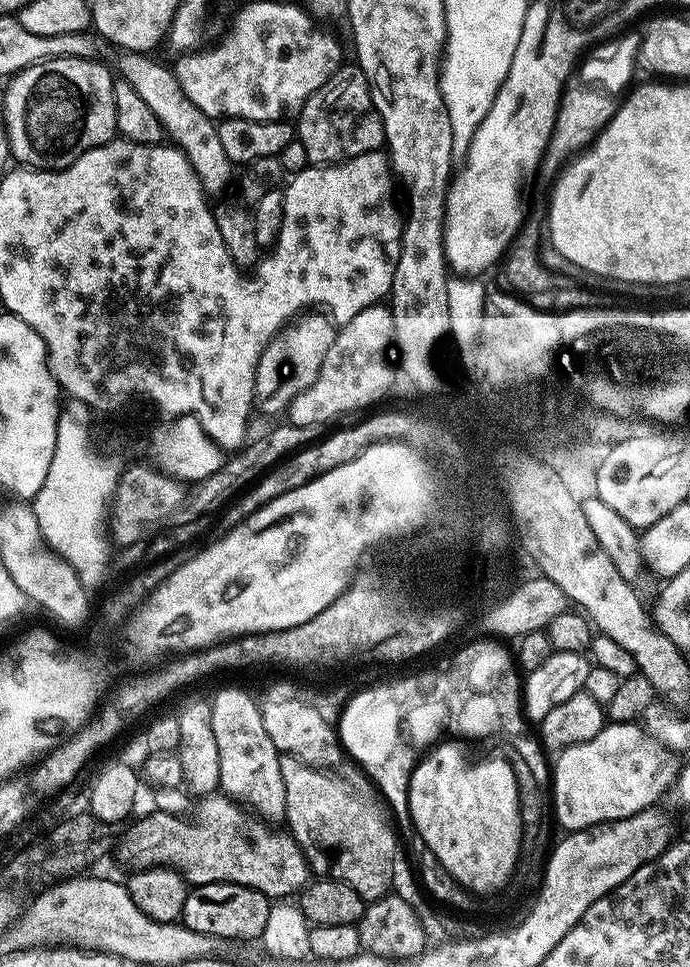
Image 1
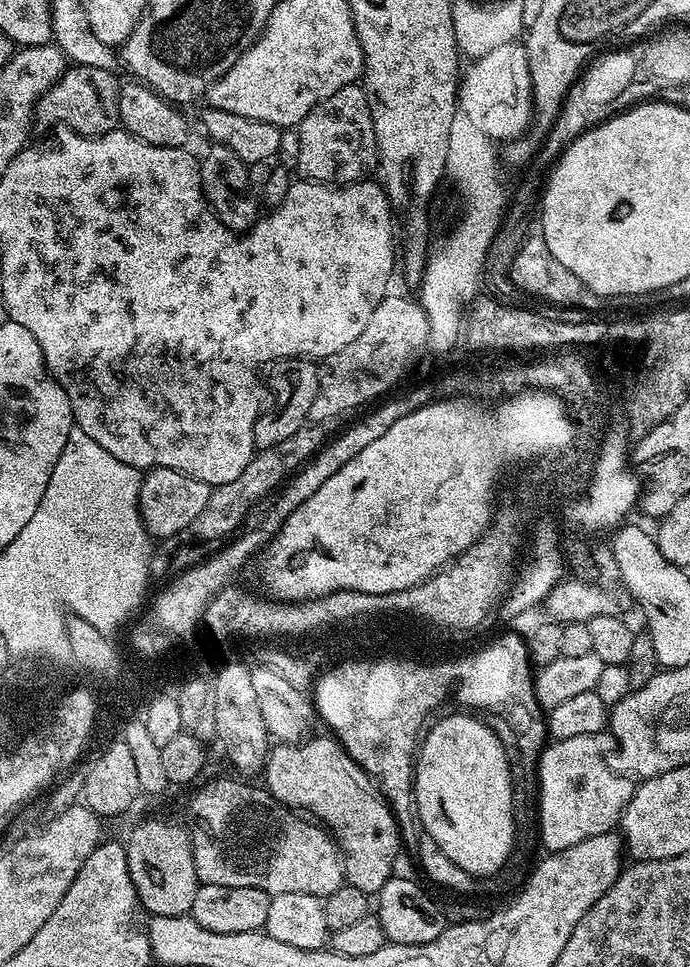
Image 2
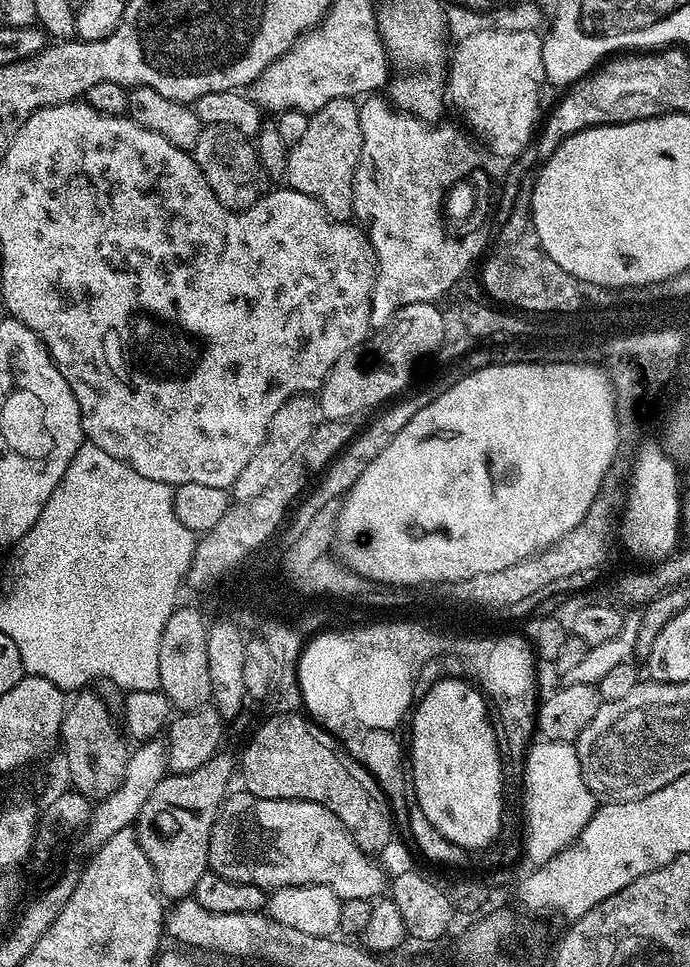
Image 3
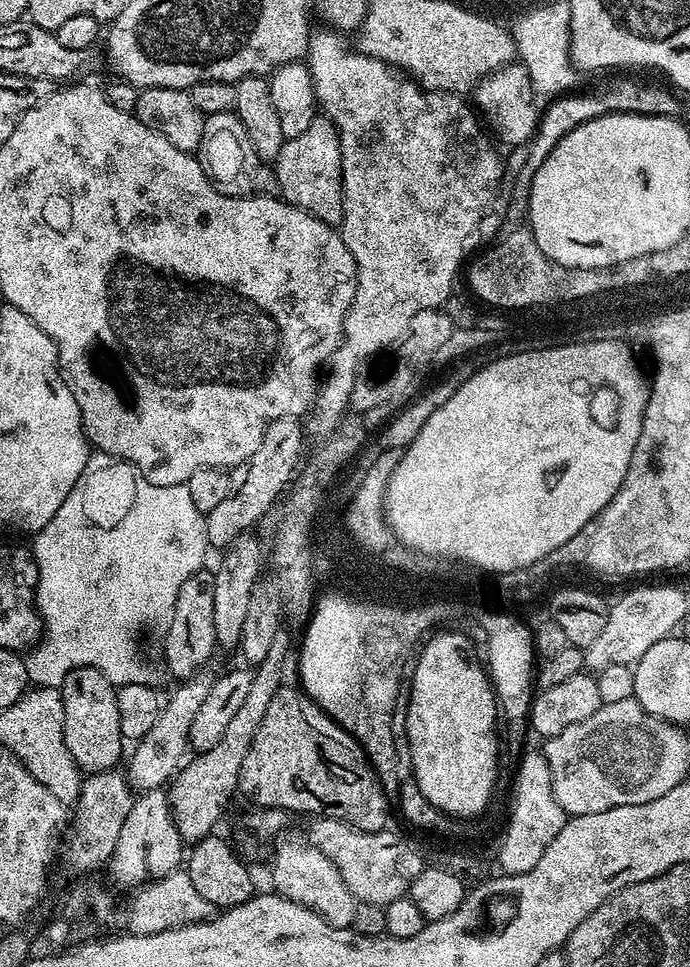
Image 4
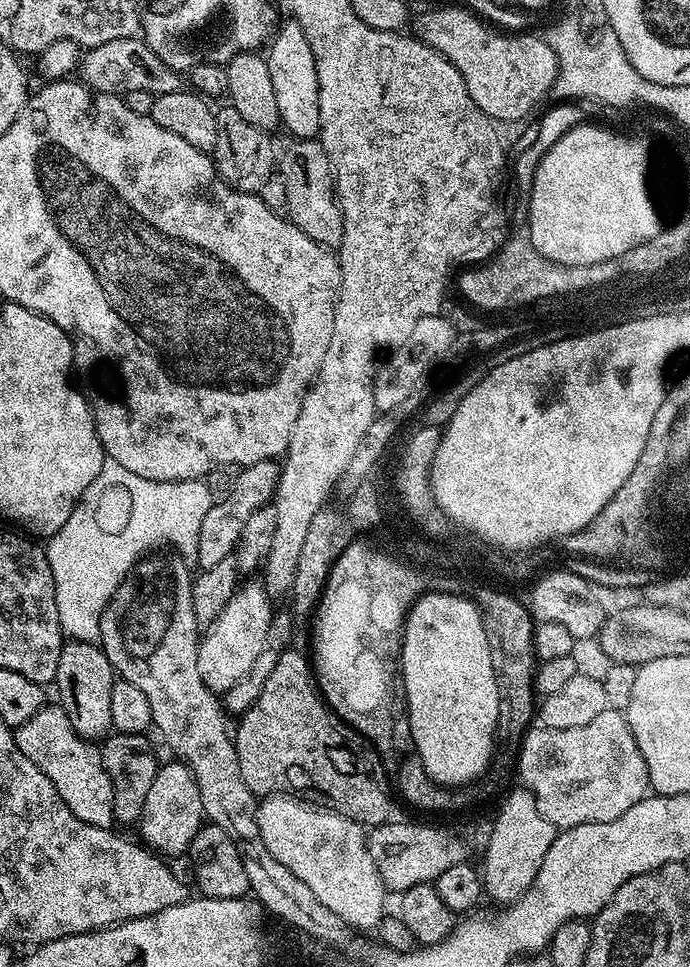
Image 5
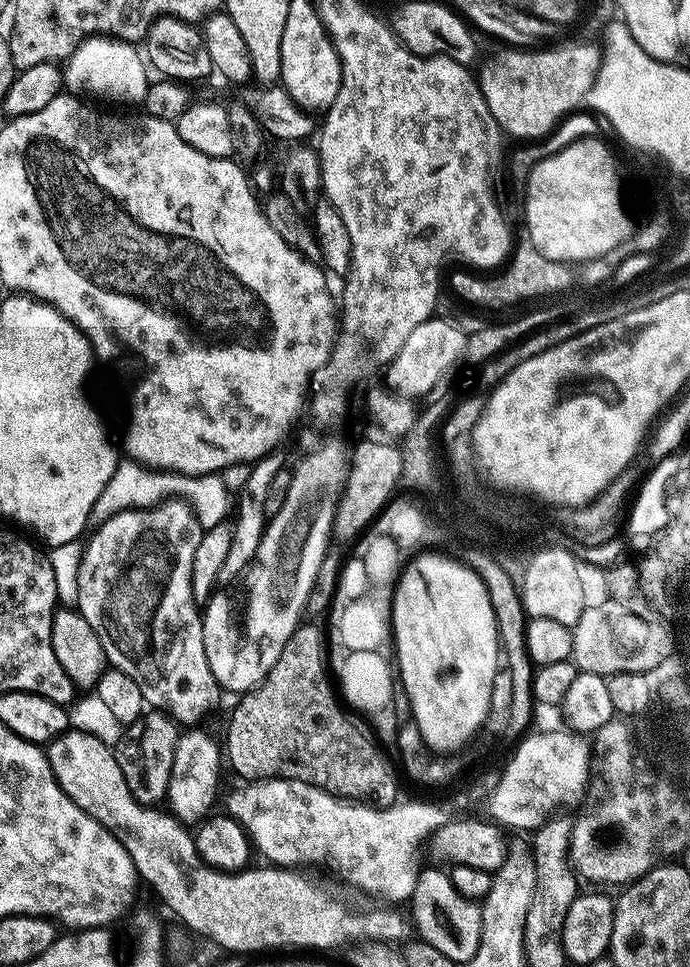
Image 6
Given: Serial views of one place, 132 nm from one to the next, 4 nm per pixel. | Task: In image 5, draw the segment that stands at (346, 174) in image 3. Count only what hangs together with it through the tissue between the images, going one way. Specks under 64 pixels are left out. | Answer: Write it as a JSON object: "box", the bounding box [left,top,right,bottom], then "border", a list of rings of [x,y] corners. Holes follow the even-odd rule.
{"box":[278,139,344,249],"border":[[[319,139],[291,141],[289,146],[278,160],[278,176],[284,179],[284,204],[288,207],[286,211],[287,219],[291,220],[306,238],[314,238],[323,248],[339,249],[342,238],[344,237],[344,219],[340,203],[336,200],[336,176],[332,173],[332,163],[326,154],[326,150],[320,145]]]}

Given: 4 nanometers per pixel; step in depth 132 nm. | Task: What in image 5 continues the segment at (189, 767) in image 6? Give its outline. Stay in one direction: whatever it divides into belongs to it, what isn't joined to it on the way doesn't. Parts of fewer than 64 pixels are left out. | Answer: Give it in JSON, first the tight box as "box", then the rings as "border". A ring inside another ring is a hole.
{"box":[138,762,206,857],"border":[[[179,762],[161,763],[150,785],[150,794],[146,794],[146,806],[138,821],[139,839],[151,851],[161,857],[181,856],[187,853],[194,842],[198,830],[203,828],[206,817],[202,810],[202,794],[198,792],[198,782],[186,765]]]}

